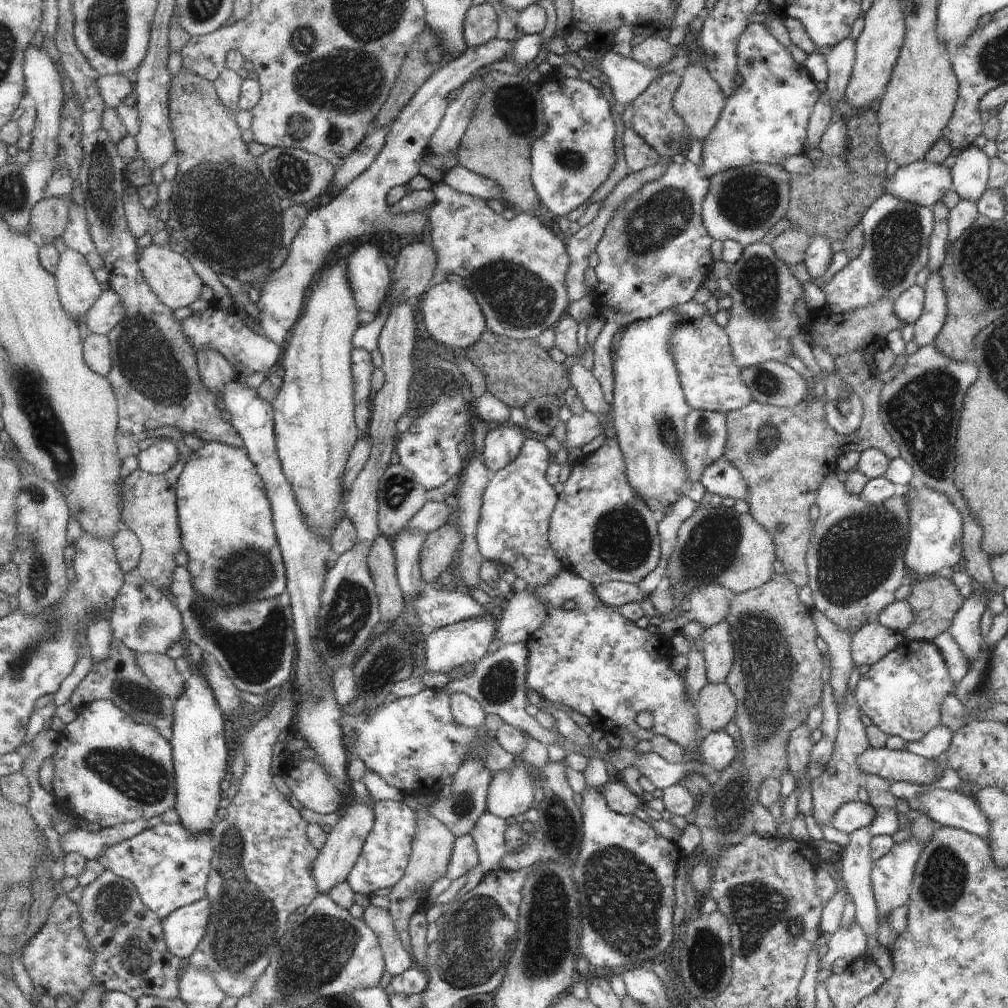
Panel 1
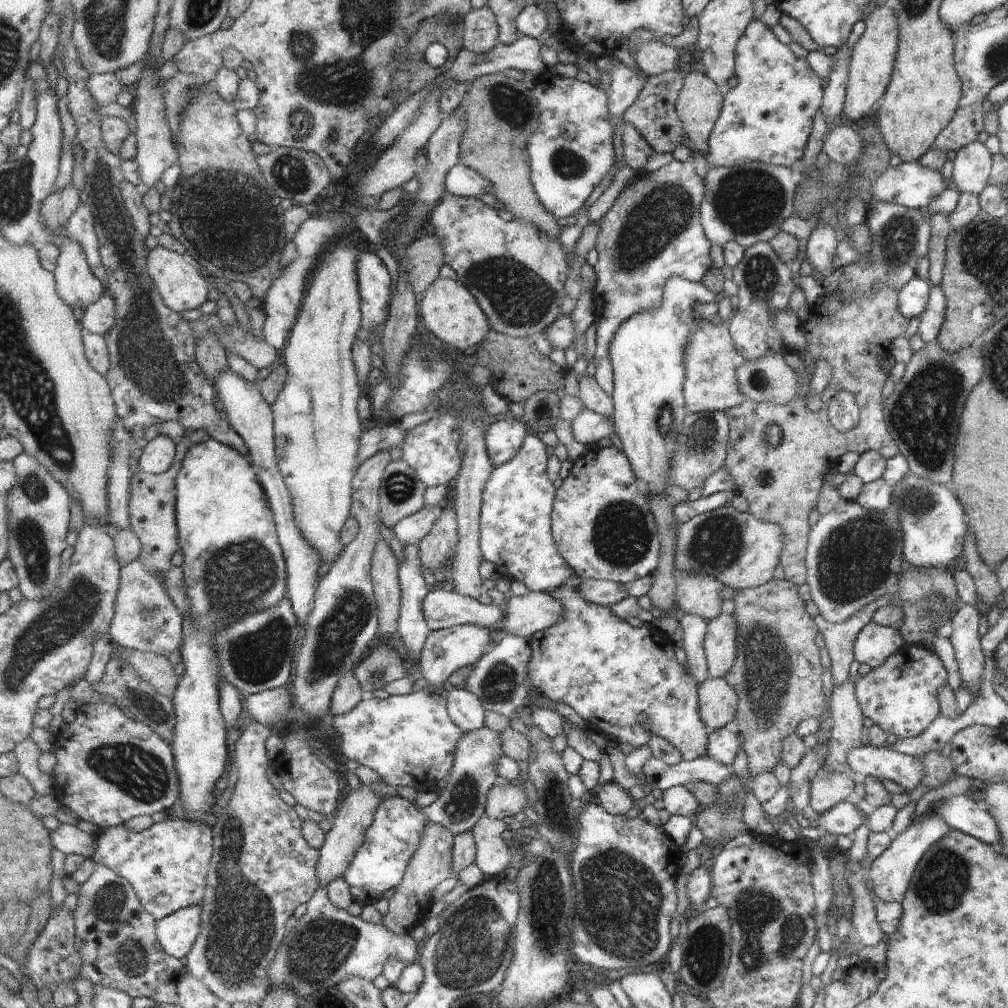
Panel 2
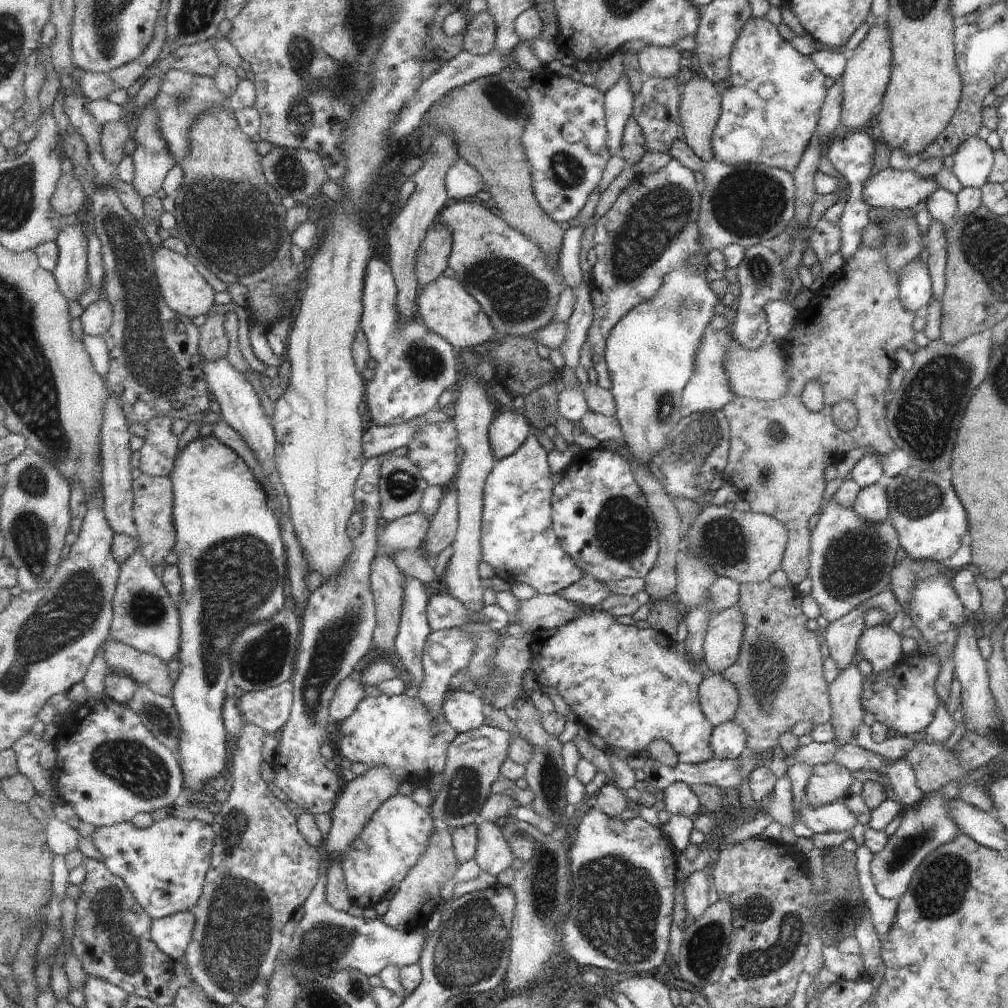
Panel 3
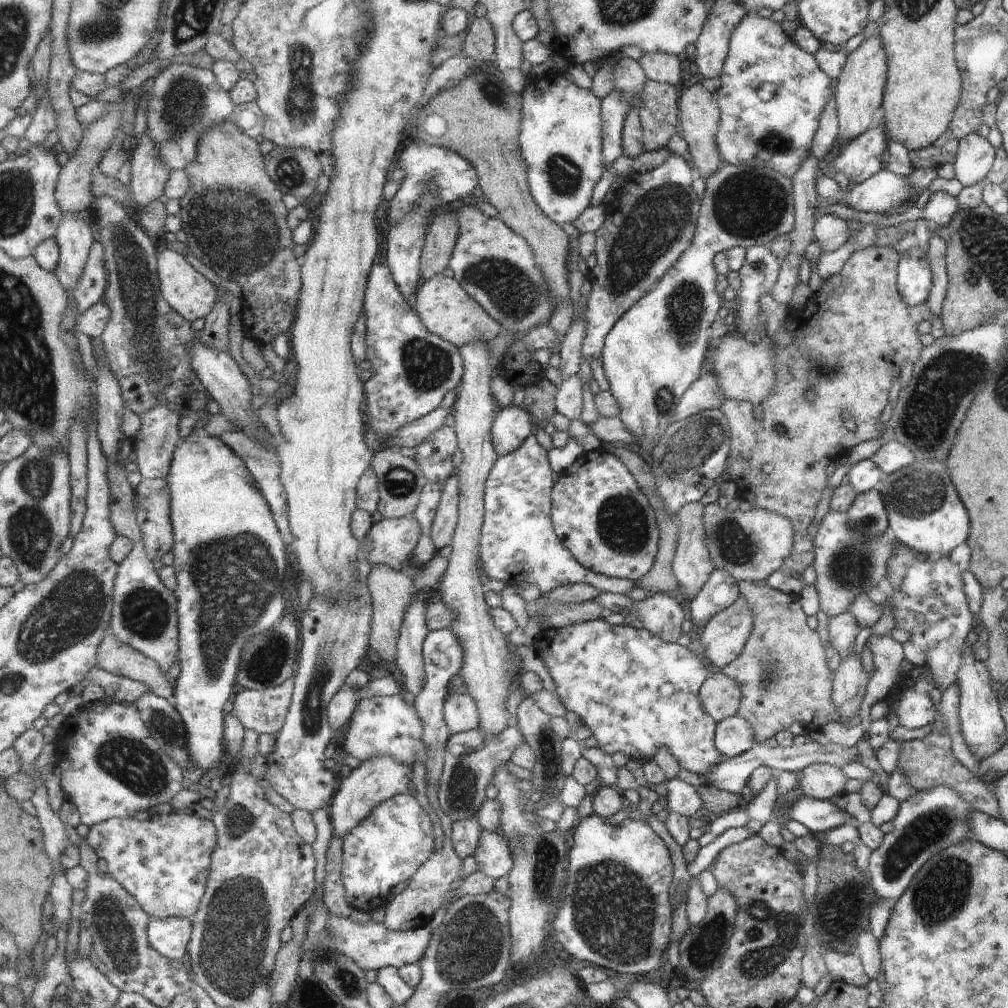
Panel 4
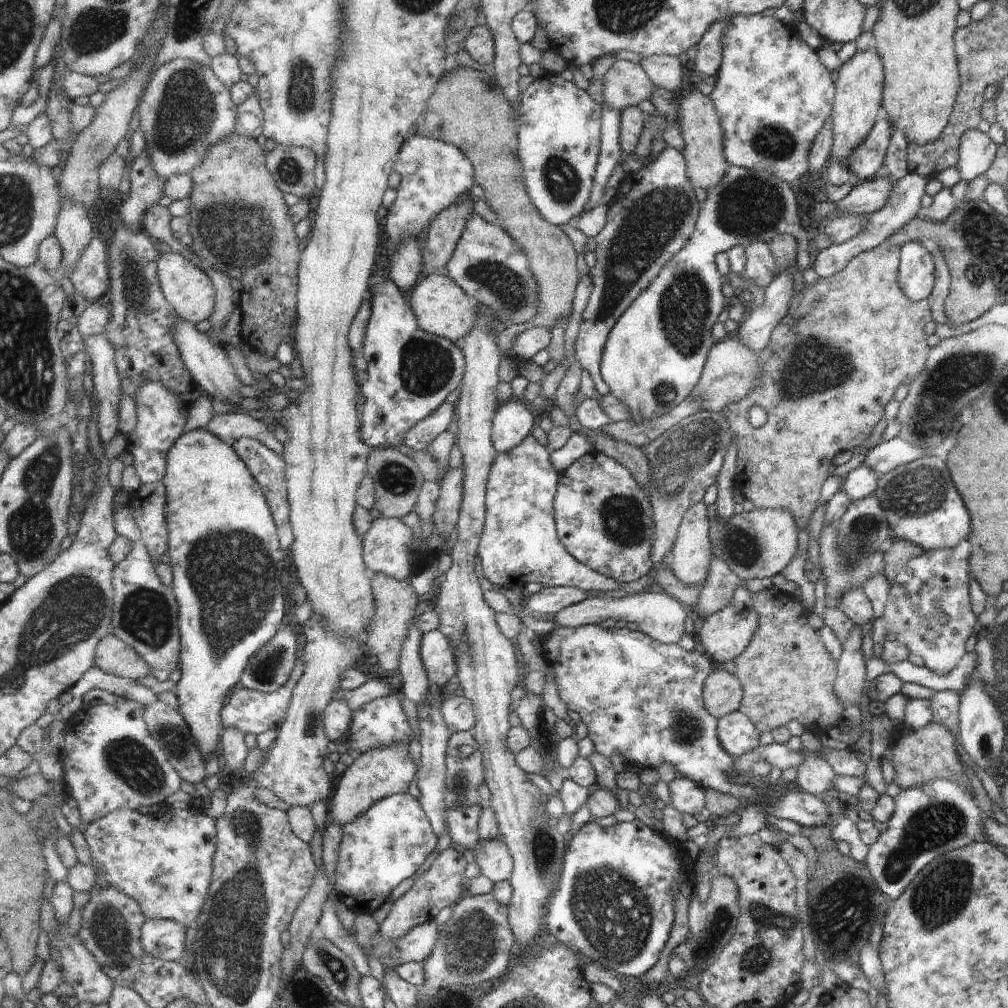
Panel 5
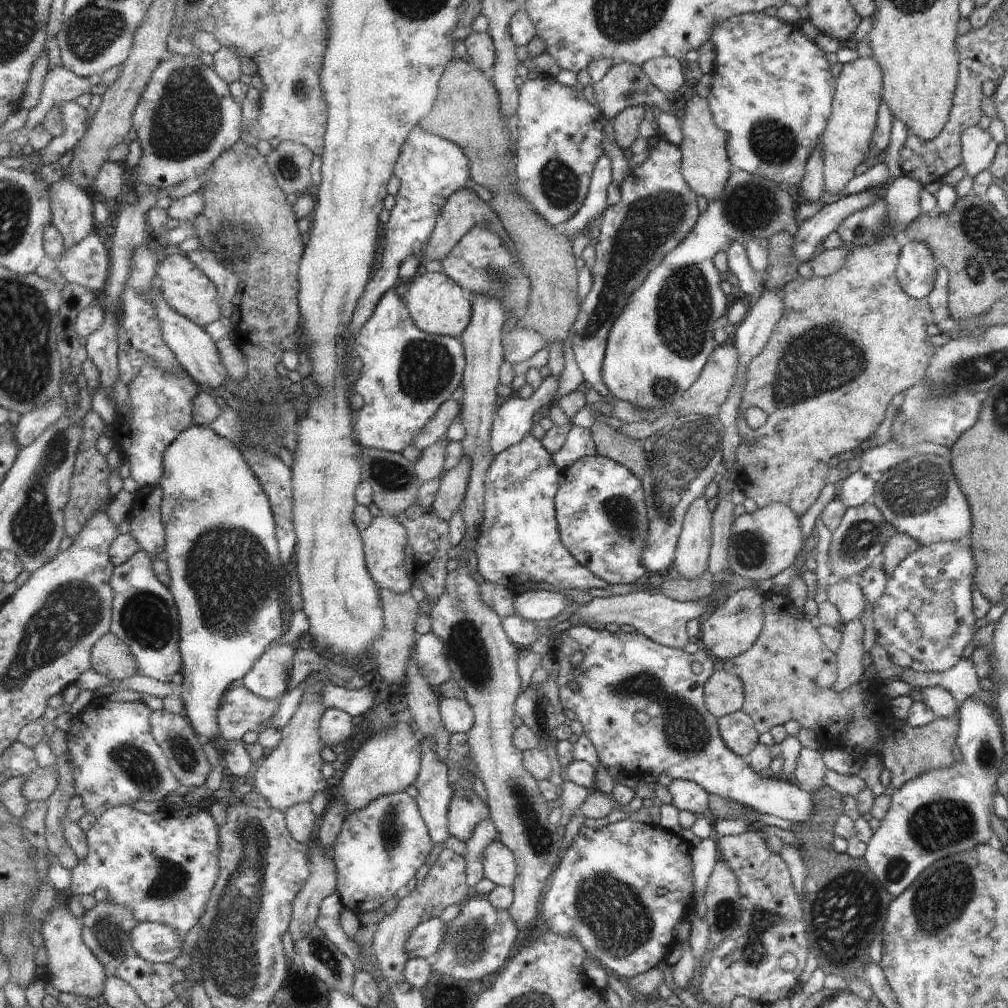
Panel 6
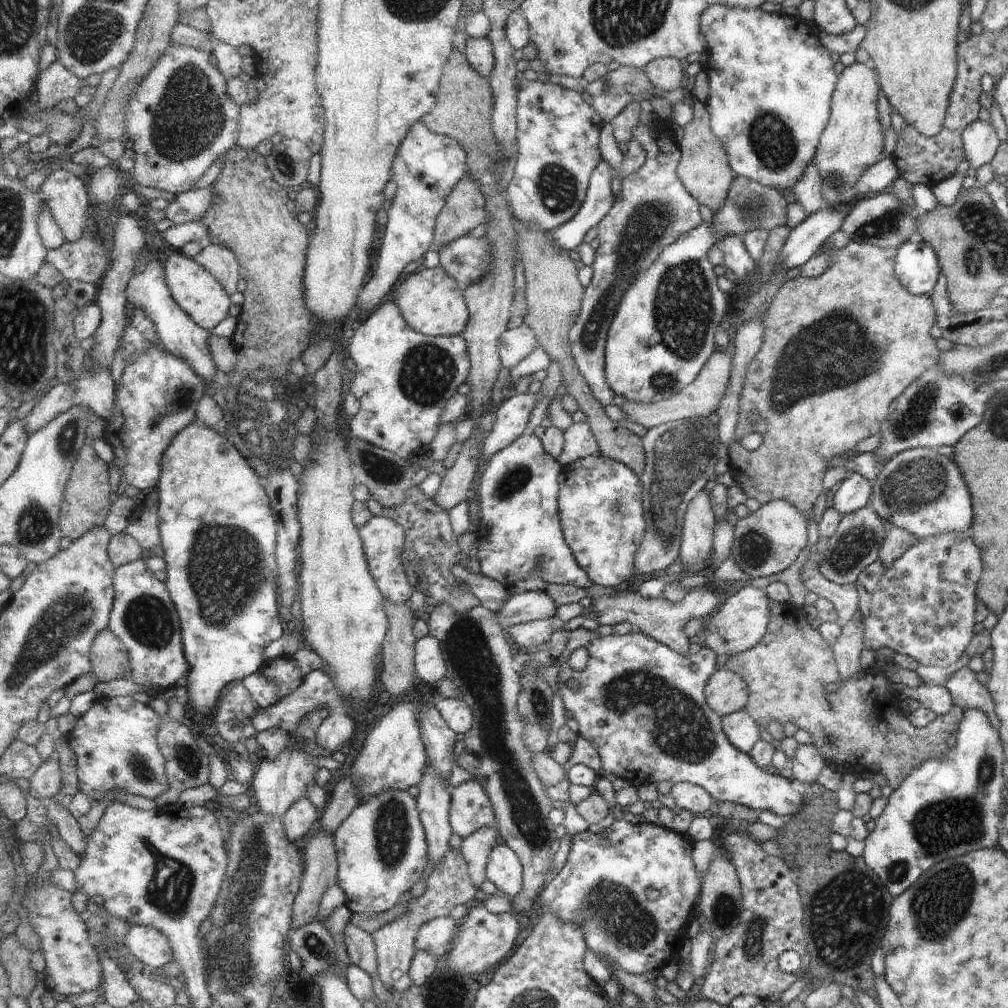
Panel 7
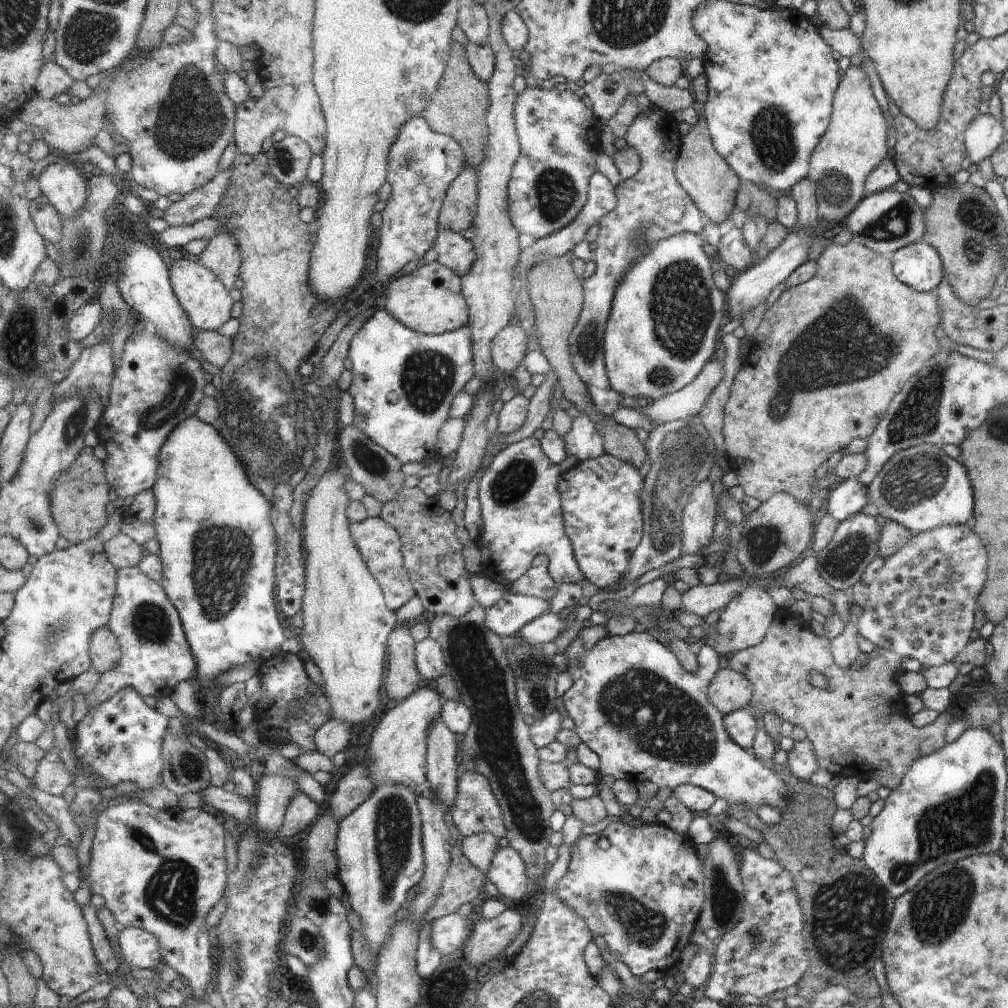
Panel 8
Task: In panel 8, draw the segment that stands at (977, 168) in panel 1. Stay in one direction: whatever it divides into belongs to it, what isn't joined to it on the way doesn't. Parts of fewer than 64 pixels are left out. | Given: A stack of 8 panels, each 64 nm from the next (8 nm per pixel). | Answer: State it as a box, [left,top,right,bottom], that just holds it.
[963,114,1003,167]

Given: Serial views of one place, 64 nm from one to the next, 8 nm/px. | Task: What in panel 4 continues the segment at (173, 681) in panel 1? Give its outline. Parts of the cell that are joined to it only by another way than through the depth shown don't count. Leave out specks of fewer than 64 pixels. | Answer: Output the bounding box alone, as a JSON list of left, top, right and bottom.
[98,634,176,706]

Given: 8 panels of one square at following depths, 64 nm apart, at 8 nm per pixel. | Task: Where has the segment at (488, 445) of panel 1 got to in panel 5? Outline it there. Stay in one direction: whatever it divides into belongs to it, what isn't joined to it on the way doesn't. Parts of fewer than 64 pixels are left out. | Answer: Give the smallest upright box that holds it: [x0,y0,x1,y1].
[491,398,536,453]

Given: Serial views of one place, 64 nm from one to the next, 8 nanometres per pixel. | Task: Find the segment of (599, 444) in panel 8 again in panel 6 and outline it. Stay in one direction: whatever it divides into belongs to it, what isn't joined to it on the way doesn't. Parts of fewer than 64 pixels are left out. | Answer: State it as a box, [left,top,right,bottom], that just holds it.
[553,424,598,468]

